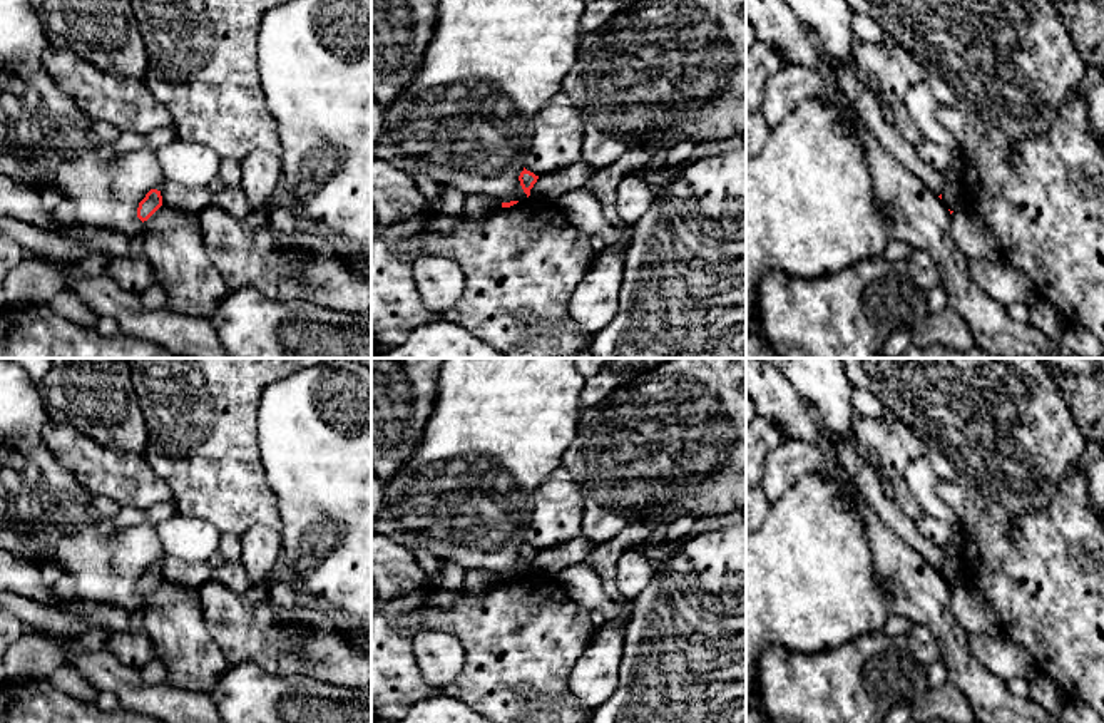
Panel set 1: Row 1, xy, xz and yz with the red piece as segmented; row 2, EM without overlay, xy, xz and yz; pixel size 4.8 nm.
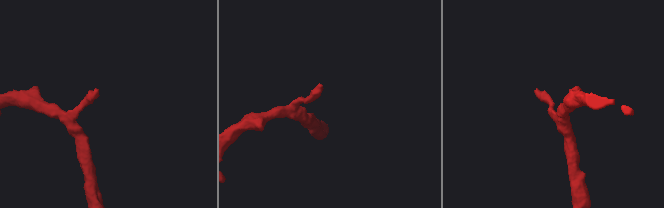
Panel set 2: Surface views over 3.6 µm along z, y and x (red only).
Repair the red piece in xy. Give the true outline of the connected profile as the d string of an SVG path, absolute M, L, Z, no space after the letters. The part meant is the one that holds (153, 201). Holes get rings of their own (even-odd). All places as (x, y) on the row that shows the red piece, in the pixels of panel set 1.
M151 189L139 203L137 218L144 223L162 206L161 191Z

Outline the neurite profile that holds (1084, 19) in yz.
M1055 0L1077 54L1104 70L1104 0Z

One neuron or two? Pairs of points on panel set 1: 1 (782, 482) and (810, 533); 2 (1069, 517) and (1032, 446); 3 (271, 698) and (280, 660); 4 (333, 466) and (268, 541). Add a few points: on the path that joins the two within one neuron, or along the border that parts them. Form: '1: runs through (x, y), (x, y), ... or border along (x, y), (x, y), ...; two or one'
1: border along (818, 469), (803, 474), (770, 504); two
2: border along (1079, 459), (1042, 507), (1027, 507), (1022, 512); two
3: border along (238, 665), (255, 663), (278, 676); two
4: border along (280, 531), (281, 551); two

